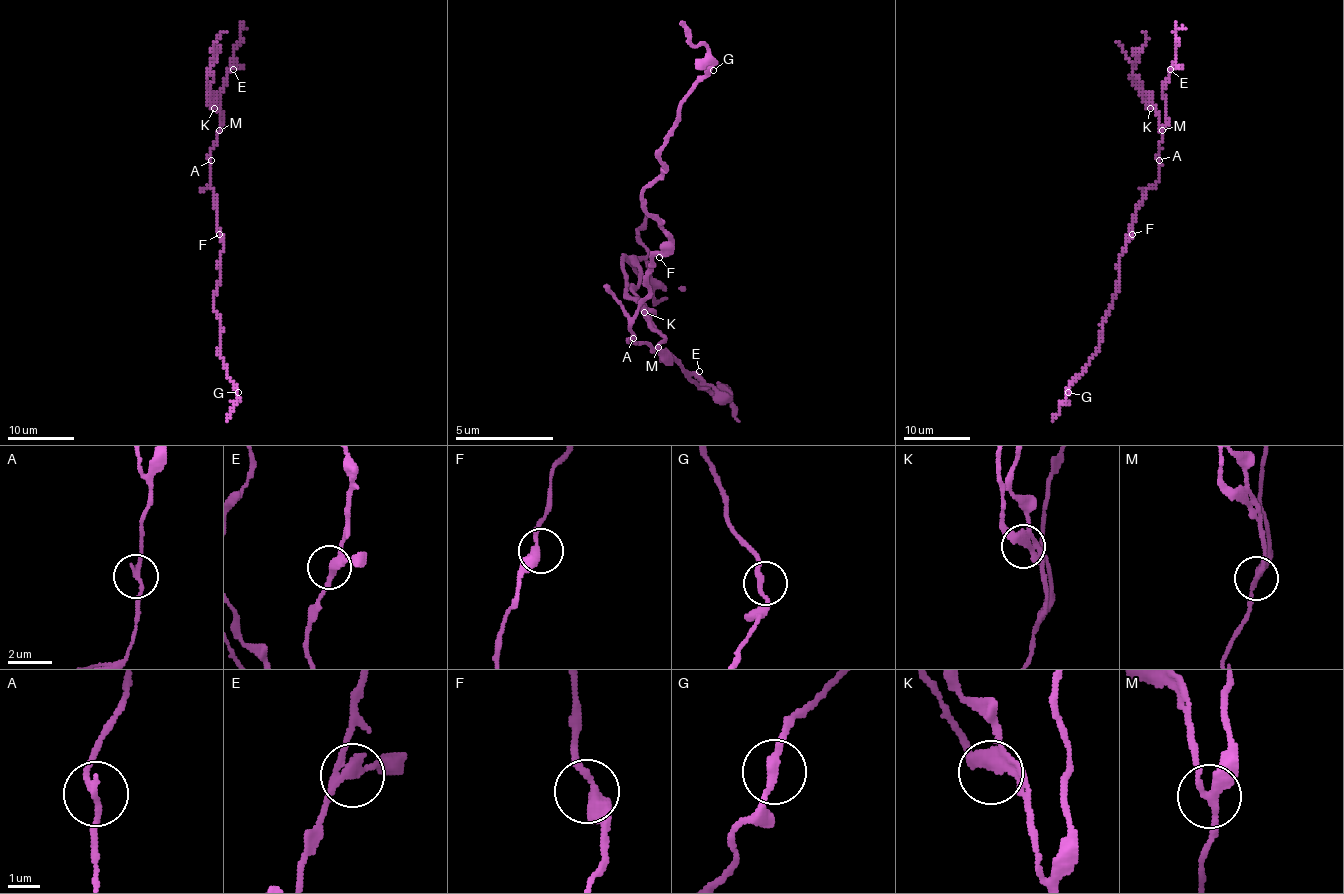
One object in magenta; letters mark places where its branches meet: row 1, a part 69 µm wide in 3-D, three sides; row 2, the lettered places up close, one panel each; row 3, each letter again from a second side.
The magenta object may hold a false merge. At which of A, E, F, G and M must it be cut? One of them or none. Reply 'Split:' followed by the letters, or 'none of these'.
Split: M

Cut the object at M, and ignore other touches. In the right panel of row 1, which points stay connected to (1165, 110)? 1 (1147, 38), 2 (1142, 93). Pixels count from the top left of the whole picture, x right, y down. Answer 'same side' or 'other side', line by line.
1: other side
2: other side

